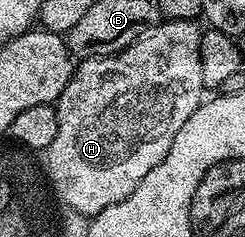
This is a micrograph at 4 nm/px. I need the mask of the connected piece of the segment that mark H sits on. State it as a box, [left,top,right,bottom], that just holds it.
[50,19,204,211]

